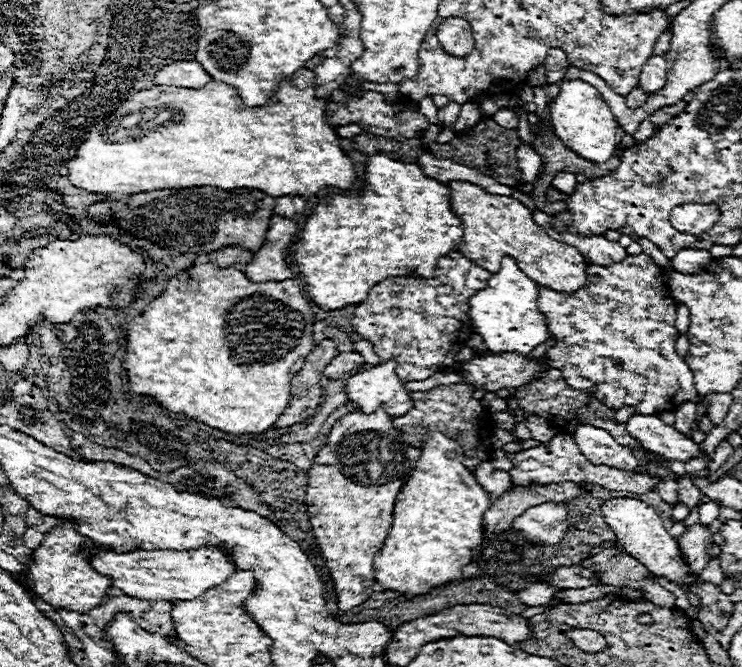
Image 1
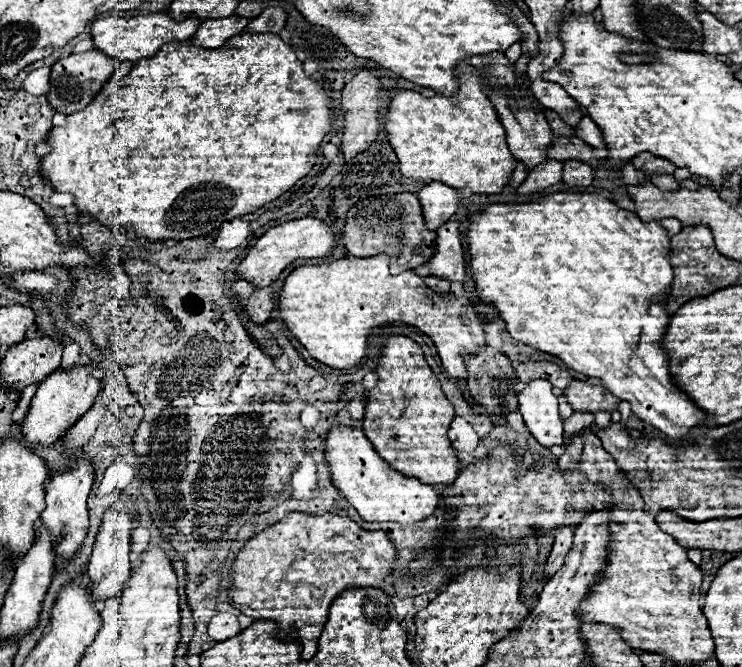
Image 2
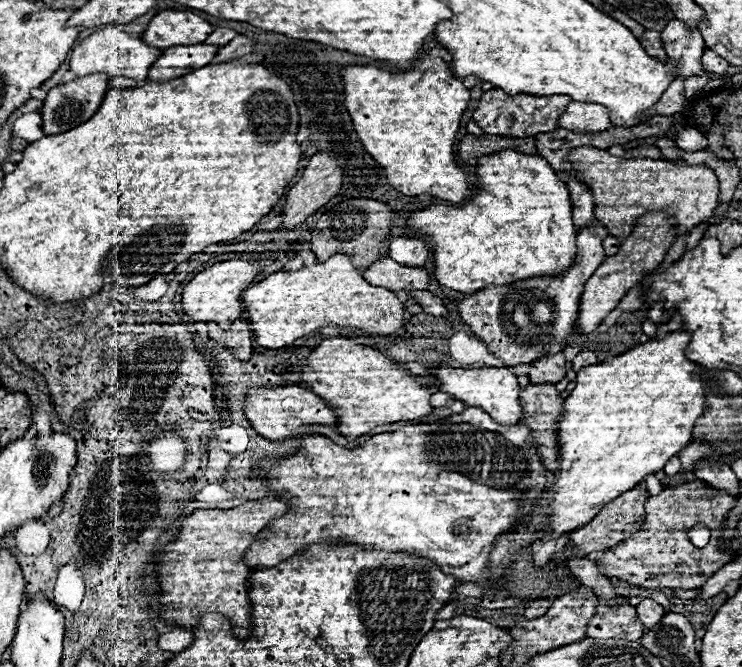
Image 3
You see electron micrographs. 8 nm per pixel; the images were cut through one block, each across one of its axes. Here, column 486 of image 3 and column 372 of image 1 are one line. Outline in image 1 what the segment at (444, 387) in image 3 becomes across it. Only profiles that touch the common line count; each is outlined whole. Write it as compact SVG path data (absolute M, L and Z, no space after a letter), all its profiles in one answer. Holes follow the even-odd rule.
M388 360L350 376L344 384L348 400L358 404L358 410L364 414L372 414L382 408L388 416L404 416L412 408L412 400L394 368L396 362Z

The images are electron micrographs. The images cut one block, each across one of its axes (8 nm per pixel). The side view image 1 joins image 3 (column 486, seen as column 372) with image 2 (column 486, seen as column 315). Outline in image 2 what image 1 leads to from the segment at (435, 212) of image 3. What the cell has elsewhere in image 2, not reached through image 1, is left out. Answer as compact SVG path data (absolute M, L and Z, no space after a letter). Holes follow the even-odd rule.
M566 192L548 194L548 196L542 196L534 202L530 202L530 204L490 204L480 212L470 214L468 220L470 220L470 224L468 224L470 270L472 270L472 278L474 278L474 284L476 284L478 298L496 308L496 312L506 322L506 328L512 334L512 338L516 338L516 340L532 346L532 348L538 348L542 352L548 352L552 356L562 358L568 364L568 368L572 368L580 374L586 374L590 378L600 378L600 384L608 392L612 392L614 396L632 404L632 412L640 420L658 428L670 440L686 442L690 430L706 420L706 412L702 408L698 408L674 384L674 380L670 376L670 370L668 370L668 354L662 348L662 338L664 338L666 328L668 328L670 318L672 318L672 314L666 310L668 302L664 302L668 298L668 284L670 284L668 278L672 278L670 238L668 238L666 230L658 222L642 222L638 216L630 216L628 212L618 208L614 202L604 200L598 194L566 194Z

